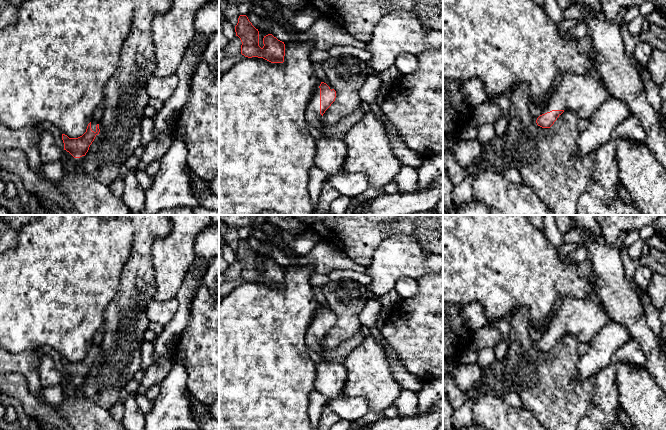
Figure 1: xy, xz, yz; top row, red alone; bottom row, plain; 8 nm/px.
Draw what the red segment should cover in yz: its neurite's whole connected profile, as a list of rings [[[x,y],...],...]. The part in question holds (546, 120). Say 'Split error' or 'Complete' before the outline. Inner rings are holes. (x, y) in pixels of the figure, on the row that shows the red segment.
Split error. [[[597,66],[585,74],[566,73],[536,123],[550,128],[565,110],[589,119],[609,96]]]

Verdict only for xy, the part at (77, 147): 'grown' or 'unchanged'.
grown

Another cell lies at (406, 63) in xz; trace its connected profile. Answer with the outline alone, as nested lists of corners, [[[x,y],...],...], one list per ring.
[[[401,54],[395,61],[395,66],[400,71],[401,75],[408,75],[418,70],[417,56],[412,54]]]

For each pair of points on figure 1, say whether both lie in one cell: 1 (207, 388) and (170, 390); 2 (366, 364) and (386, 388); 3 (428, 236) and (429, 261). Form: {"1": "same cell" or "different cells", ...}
{"1": "different cells", "2": "same cell", "3": "different cells"}

